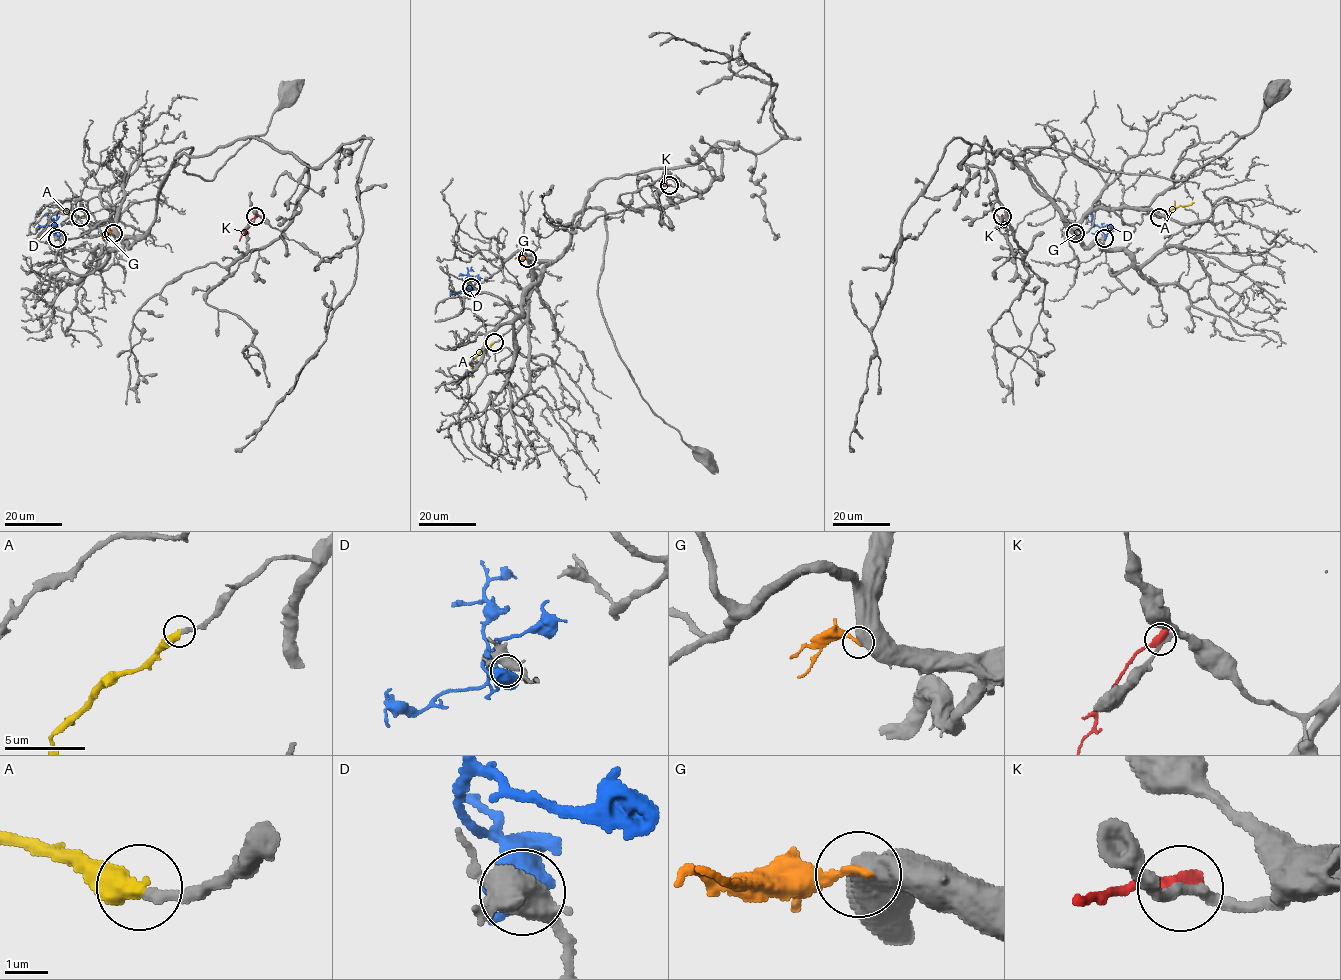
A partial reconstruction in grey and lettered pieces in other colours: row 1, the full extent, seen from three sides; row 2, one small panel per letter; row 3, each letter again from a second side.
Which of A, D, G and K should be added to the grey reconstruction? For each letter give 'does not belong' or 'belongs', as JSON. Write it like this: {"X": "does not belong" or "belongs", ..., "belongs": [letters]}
{"A": "belongs", "D": "does not belong", "G": "does not belong", "K": "does not belong", "belongs": ["A"]}

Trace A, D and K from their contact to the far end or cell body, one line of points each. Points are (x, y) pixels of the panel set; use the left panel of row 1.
A: (80, 217), (58, 207), (59, 202)
D: (57, 238), (53, 225), (39, 226), (36, 230)
K: (255, 217), (239, 241)

